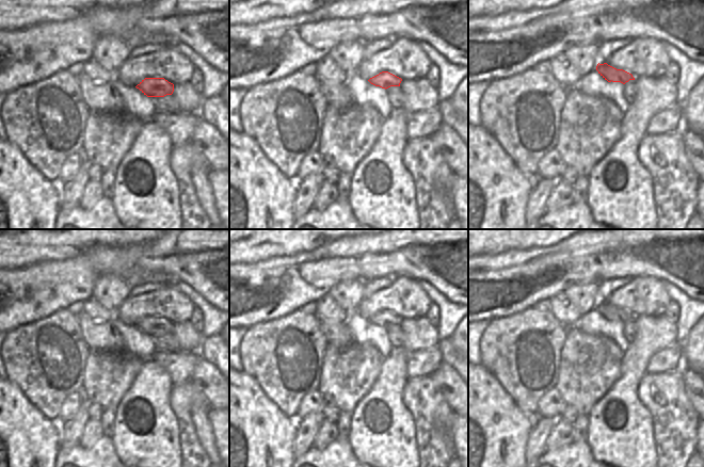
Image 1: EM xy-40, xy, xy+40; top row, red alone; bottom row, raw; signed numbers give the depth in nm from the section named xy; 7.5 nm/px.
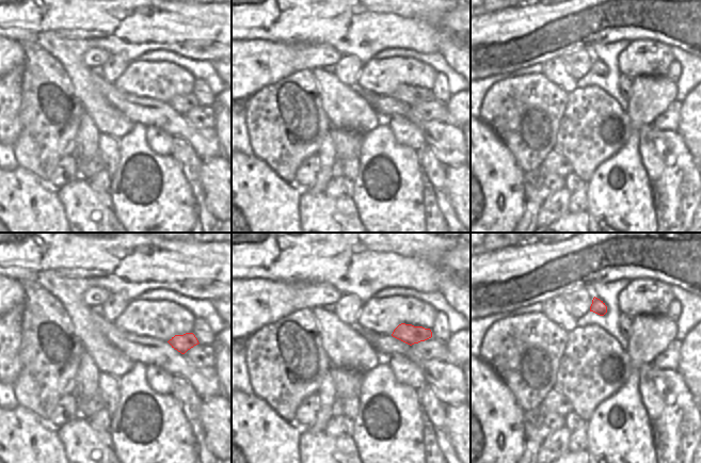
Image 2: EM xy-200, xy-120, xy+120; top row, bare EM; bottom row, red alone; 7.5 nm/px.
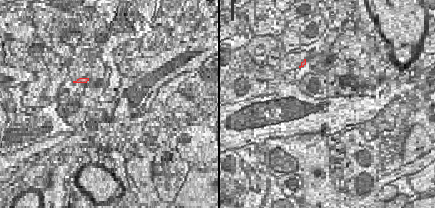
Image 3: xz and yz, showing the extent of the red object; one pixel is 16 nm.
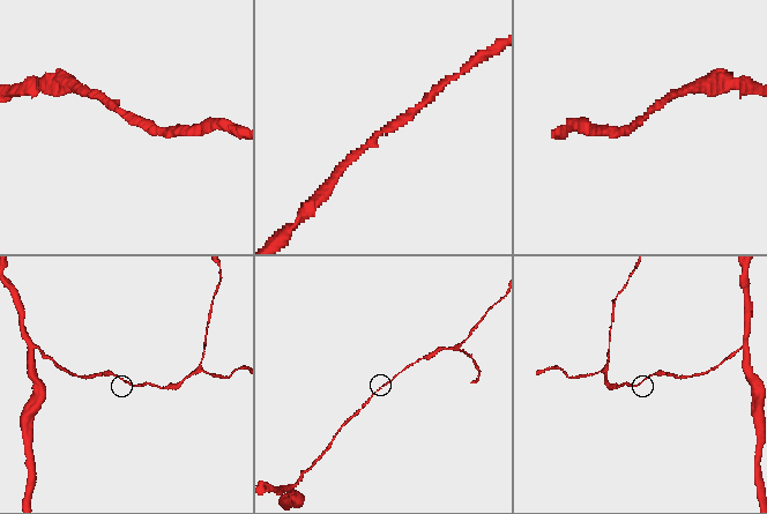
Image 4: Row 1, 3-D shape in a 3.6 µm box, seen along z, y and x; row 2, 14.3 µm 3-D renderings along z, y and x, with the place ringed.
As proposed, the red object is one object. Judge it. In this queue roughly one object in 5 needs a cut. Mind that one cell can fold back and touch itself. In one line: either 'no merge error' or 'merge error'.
no merge error

